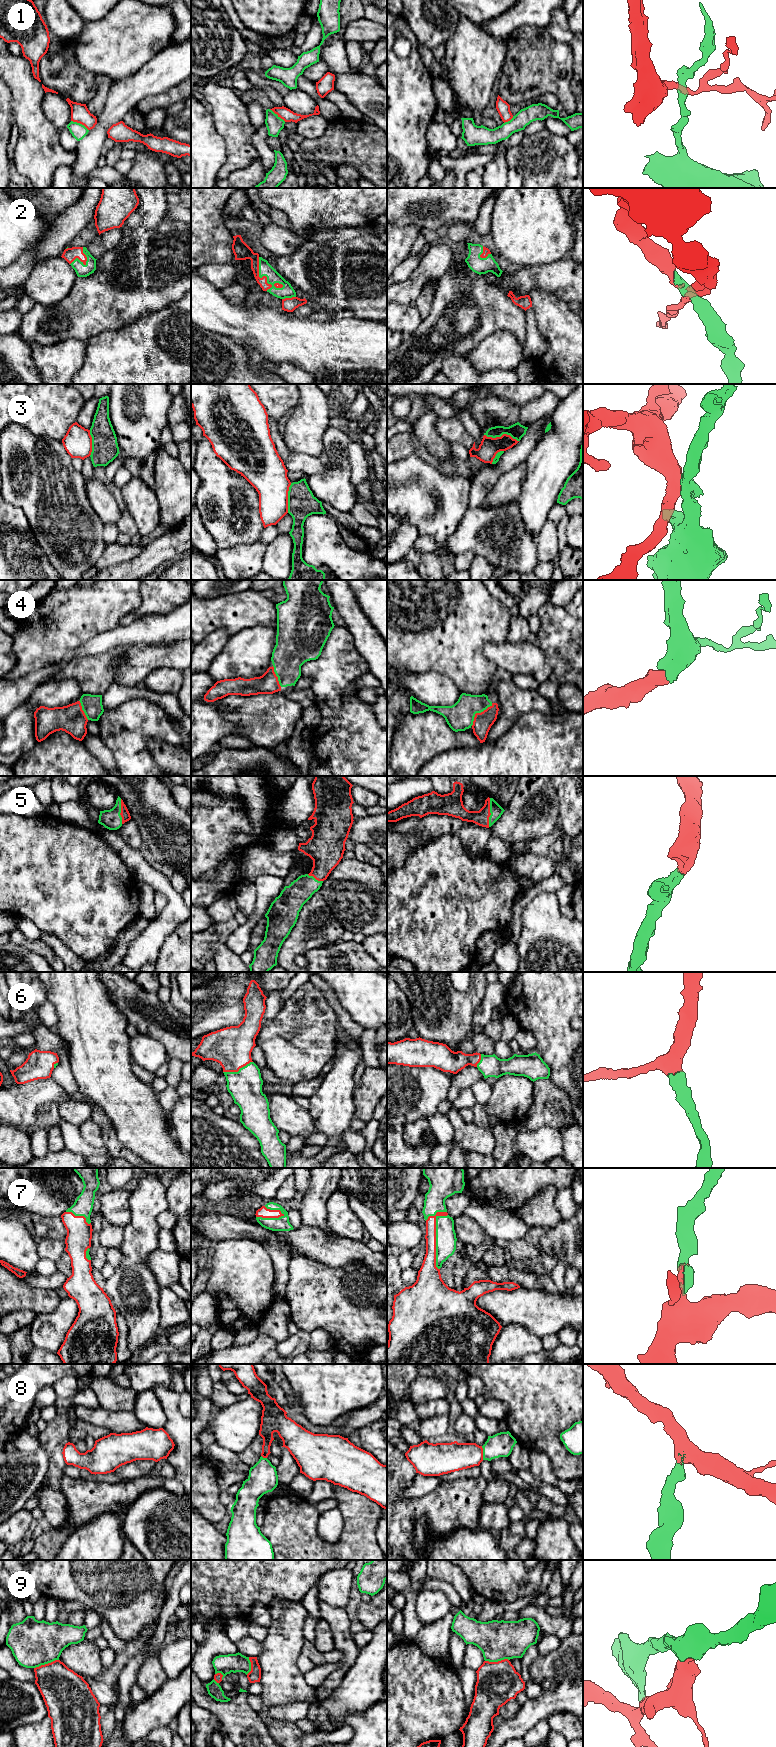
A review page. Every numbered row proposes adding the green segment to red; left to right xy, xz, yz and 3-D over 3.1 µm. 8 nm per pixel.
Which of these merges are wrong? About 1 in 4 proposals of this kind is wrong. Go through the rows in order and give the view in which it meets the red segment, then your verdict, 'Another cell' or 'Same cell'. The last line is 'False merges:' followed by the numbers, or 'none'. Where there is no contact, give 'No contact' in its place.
1: Touches red in xy. Another cell
2: Touches red in xz. Same cell
3: Touches red in yz. Another cell
4: Touches red in yz. Same cell
5: Touches red in yz. Same cell
6: Touches red in xz. Same cell
7: Touches red in yz. Same cell
8: Touches red in yz. Same cell
9: Touches red in xy. Another cell
False merges: 1, 3, 9

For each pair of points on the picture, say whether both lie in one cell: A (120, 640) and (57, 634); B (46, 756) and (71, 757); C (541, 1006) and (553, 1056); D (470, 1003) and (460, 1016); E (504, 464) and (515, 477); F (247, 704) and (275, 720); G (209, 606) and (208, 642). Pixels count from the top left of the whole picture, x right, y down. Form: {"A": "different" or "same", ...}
{"A": "different", "B": "same", "C": "same", "D": "same", "E": "different", "F": "same", "G": "different"}

